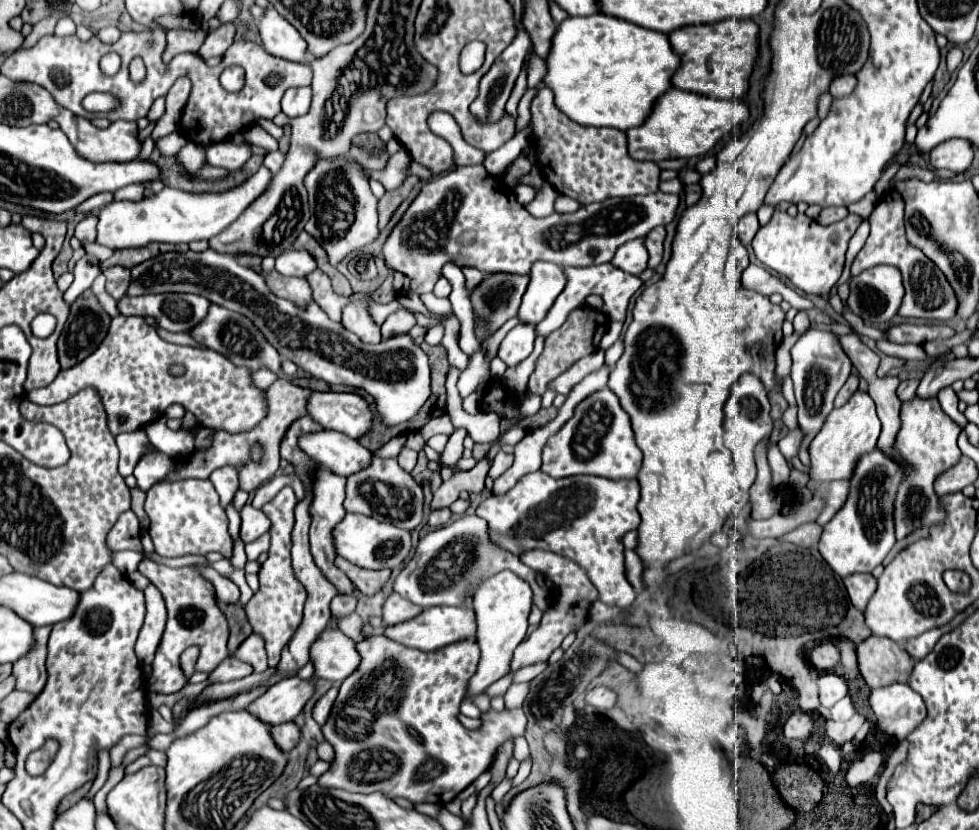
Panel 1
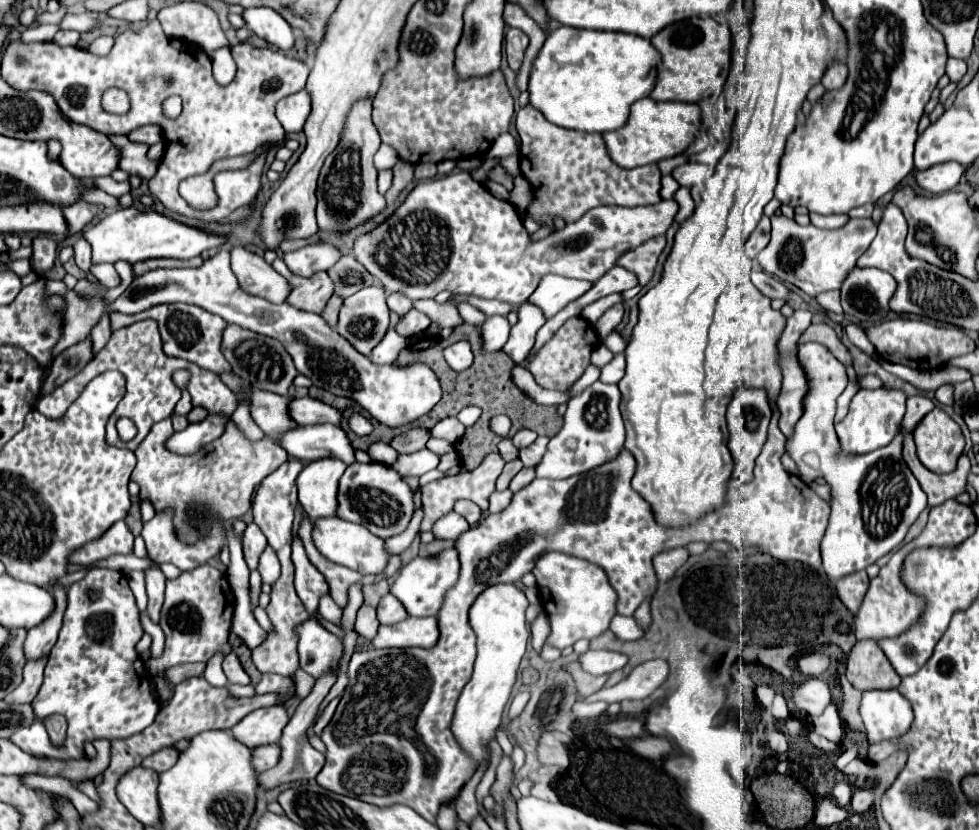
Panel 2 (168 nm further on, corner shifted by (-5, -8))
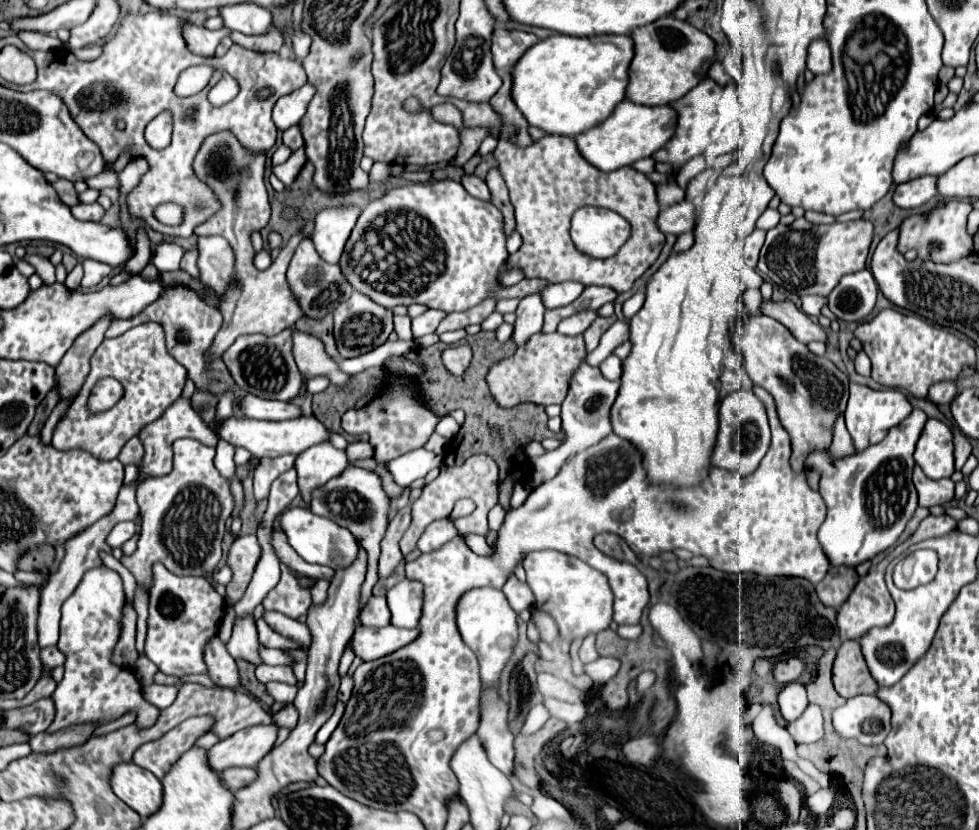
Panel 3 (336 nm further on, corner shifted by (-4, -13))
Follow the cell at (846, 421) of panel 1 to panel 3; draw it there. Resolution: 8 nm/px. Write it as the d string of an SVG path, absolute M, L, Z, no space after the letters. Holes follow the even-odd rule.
M851 384L851 396L849 396L849 404L845 410L845 422L853 438L855 450L863 452L873 444L879 444L887 436L889 428L897 426L903 418L907 418L911 410L913 406L905 398L905 394L899 390L893 390L893 388L891 390L871 390L869 386Z

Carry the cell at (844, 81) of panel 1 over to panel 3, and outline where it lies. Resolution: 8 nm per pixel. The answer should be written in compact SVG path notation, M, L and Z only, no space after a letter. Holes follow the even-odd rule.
M817 40L815 44L811 44L809 48L809 56L807 56L807 68L819 76L819 74L829 74L831 72L831 48L827 44L827 40Z

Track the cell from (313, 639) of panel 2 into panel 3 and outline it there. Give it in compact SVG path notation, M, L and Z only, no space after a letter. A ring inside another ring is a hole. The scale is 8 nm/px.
M265 610L263 616L267 618L267 624L269 624L275 632L279 632L281 636L285 636L285 638L293 640L295 644L299 644L301 650L307 652L307 650L311 648L313 636L311 636L307 624L303 624L303 622L299 622L299 620L293 620L293 618L287 618L287 616L281 616L279 612L267 612L267 610Z

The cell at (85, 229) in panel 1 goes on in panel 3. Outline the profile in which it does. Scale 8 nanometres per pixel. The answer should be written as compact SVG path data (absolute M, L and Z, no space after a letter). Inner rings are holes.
M79 262L79 264L69 272L69 276L67 276L67 280L65 280L65 286L67 286L69 290L79 290L81 278L83 278L83 266L81 266L81 262Z

